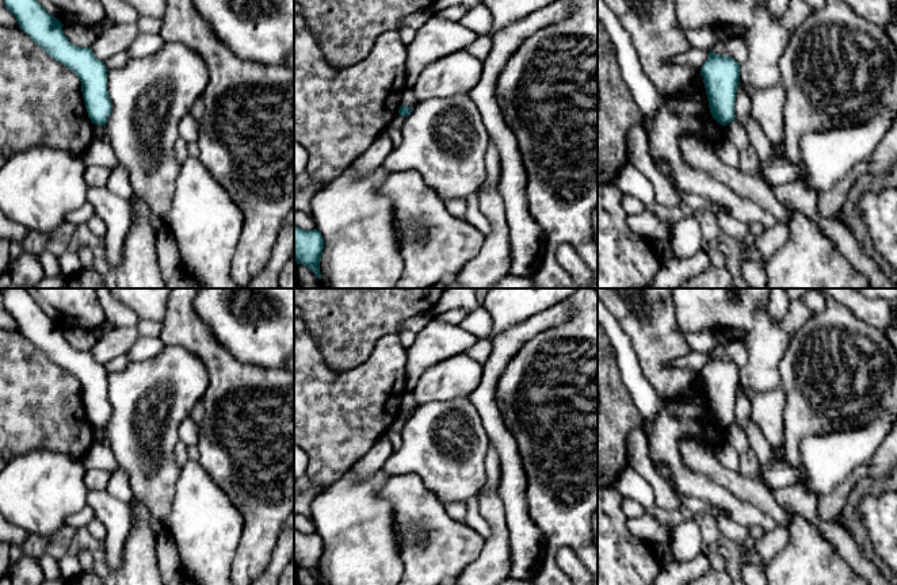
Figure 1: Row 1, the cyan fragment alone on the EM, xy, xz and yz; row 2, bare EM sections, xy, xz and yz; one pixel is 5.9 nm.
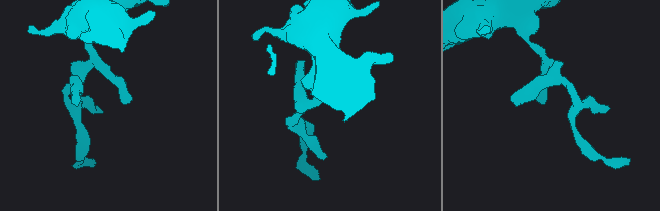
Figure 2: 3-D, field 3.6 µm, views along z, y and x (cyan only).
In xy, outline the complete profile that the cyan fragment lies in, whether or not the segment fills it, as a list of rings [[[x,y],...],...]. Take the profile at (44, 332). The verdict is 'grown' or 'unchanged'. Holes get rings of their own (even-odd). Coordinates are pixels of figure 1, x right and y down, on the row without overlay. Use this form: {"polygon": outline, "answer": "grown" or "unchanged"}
{"polygon": [[[3,288],[3,299],[4,310],[16,321],[19,332],[79,379],[88,421],[104,429],[112,412],[104,364],[98,363],[91,351],[70,347],[64,339],[64,328],[37,305],[27,288]]], "answer": "unchanged"}

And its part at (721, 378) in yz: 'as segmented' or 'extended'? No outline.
as segmented

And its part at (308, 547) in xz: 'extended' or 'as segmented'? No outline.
as segmented

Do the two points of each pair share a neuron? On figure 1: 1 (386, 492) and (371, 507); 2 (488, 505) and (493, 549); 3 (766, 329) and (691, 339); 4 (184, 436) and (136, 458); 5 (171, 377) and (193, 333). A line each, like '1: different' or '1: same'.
1: different
2: same
3: different
4: different
5: different

